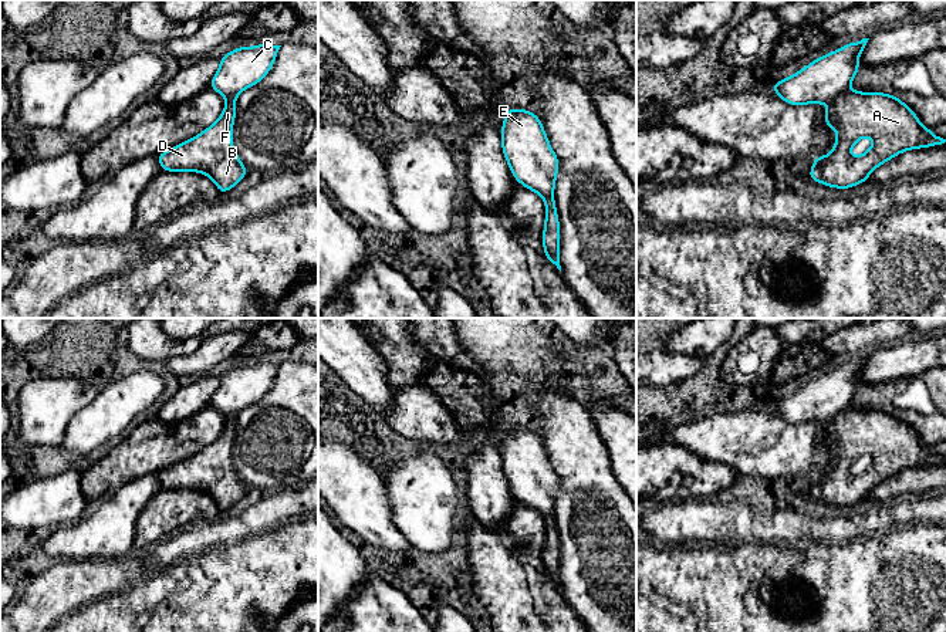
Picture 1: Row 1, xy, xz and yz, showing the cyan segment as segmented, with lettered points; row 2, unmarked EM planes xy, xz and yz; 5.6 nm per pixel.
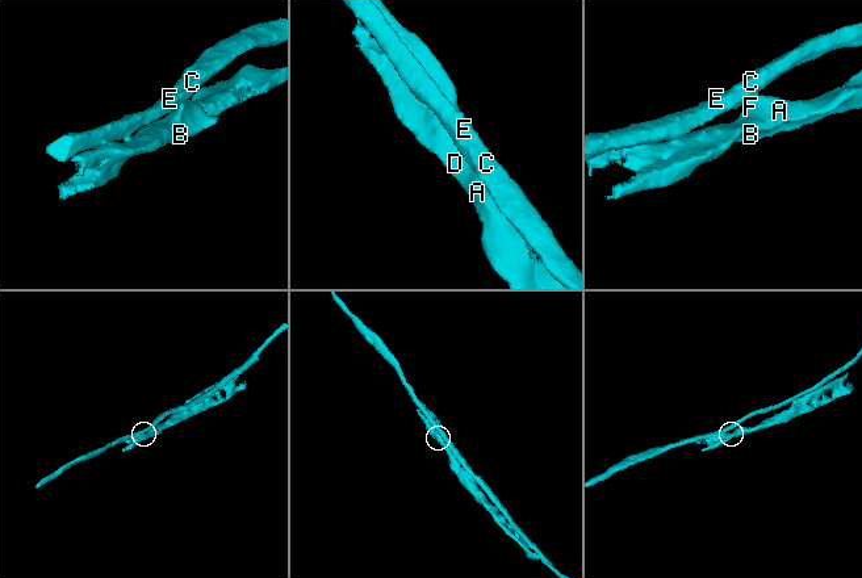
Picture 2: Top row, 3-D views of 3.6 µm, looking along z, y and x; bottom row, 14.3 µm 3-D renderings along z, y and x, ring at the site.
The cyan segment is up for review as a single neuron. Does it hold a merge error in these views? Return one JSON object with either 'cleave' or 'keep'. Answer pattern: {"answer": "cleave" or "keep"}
{"answer": "cleave"}

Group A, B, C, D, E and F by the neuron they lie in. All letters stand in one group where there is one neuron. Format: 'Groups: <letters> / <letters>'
Groups: A B D F / C E

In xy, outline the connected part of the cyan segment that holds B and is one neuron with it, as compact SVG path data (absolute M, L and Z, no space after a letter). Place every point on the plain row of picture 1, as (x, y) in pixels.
M229 416L213 443L156 474L162 487L203 491L216 501L220 511L229 510L244 497L247 490L232 459L234 436L236 416Z

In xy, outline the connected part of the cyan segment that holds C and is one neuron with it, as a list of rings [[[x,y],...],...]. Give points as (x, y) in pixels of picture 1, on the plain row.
[[[273,362],[237,365],[220,376],[220,385],[209,405],[226,418],[236,416],[268,392],[280,365]]]

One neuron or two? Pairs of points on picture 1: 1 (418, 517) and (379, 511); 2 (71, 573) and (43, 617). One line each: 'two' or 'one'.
1: two
2: one

